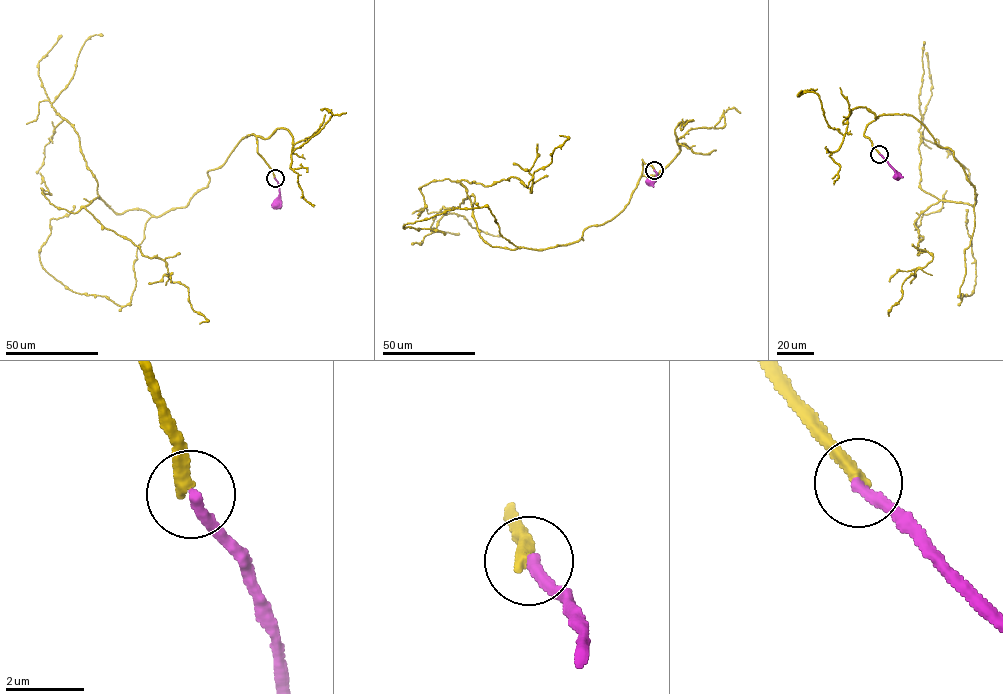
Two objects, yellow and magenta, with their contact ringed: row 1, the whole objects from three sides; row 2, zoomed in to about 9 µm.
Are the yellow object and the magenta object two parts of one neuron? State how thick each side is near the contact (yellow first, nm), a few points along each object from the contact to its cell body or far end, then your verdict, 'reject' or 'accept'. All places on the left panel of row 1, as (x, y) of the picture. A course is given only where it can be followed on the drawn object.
calibres 360 and 300 nm; course yellow (274, 178), (253, 134), (184, 207), (121, 214), (98, 196), (85, 207), (166, 263), (199, 324); course magenta (274, 178), (279, 196), (276, 204); reject

